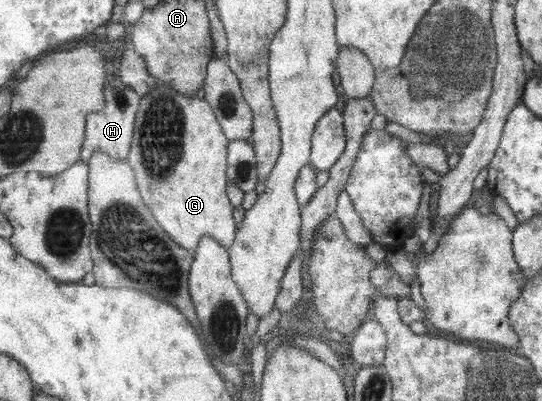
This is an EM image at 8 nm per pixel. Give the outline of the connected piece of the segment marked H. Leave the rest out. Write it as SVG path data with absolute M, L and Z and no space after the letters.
M112 77L107 84L108 107L104 111L92 113L88 117L87 139L84 143L82 160L89 164L96 152L106 152L115 160L126 160L131 156L135 142L136 117L142 104L142 95L134 87L122 80Z

